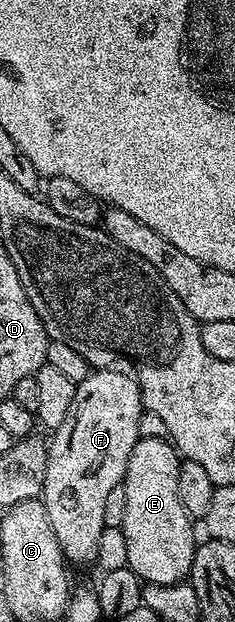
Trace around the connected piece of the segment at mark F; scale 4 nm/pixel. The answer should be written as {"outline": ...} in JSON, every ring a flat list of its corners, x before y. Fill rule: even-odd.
{"outline":[[96,369,84,381,76,384,73,407,69,407,65,423,61,423,61,427,50,434,41,500,47,512,49,527,53,527,53,535,57,535,57,543,64,558,72,566,91,565,96,560,98,540,105,526,105,502,113,492,113,487,123,484,123,477,129,467,129,455,133,455,133,447,140,438,138,424,141,423,143,413,143,396,130,372]]}

